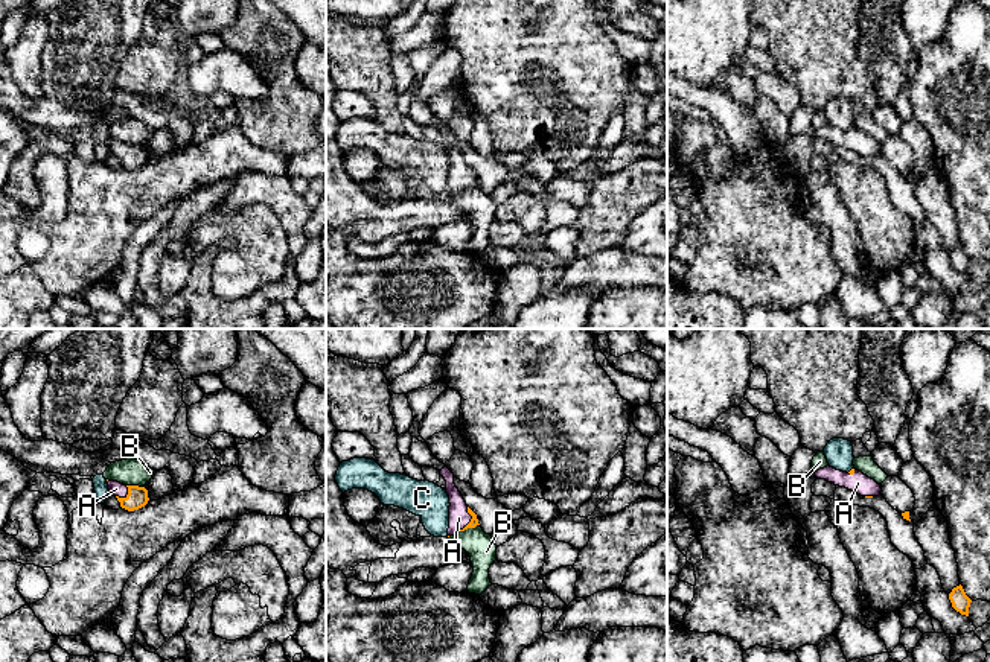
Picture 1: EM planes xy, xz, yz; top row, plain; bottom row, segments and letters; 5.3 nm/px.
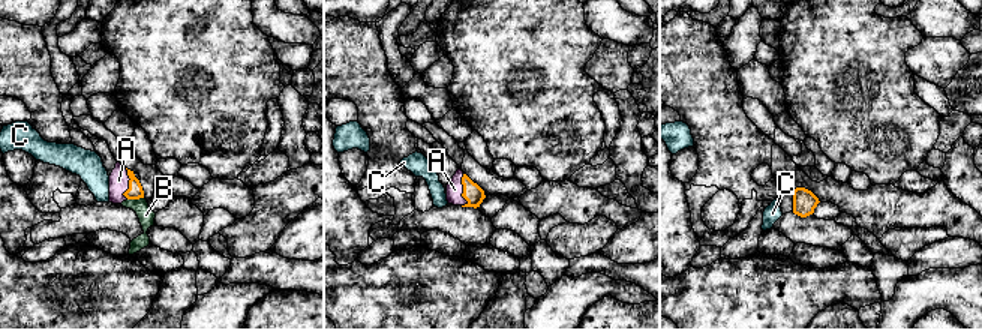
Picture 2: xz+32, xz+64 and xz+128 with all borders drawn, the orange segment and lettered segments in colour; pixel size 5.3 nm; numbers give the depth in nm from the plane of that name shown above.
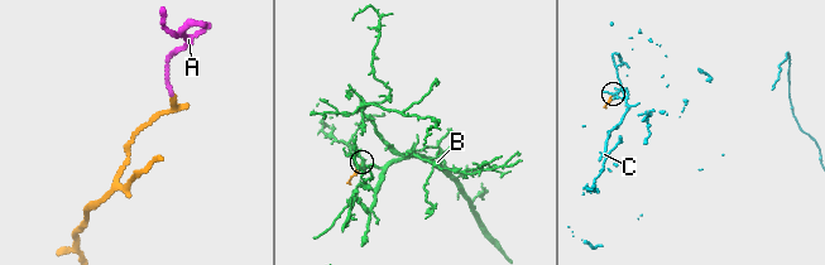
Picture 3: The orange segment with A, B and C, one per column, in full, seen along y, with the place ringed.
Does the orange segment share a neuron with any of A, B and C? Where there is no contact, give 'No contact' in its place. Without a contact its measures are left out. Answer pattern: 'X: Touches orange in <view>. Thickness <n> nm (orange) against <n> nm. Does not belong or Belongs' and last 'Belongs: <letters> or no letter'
A: Touches orange in xz. Thickness 50 nm (orange) against 110 nm. Belongs
B: Touches orange in xz. Thickness 50 nm (orange) against 150 nm. Does not belong
C: Touches orange in yz. Thickness 20 nm (orange) against 140 nm. Does not belong
Belongs: A

